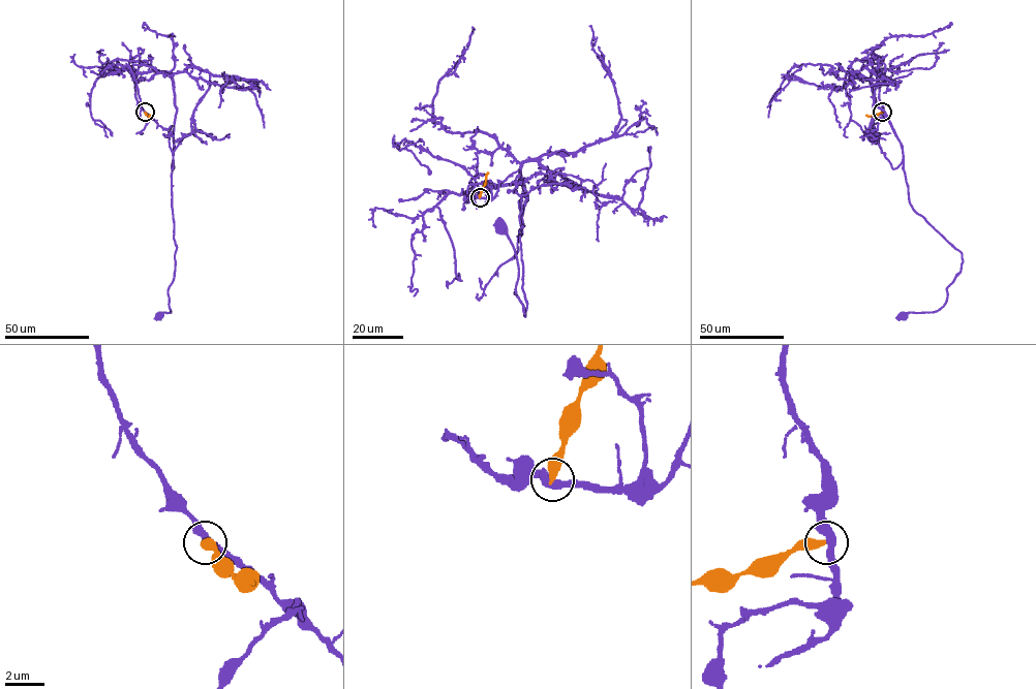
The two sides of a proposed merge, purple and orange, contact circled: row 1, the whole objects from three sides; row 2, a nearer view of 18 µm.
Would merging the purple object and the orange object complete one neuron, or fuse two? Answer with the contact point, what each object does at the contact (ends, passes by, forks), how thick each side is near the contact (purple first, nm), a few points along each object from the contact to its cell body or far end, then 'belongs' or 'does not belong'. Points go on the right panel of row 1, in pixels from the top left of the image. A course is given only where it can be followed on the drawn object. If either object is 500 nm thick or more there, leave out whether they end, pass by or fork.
at (882, 112); purple passes by; orange ends there; 360 nm thick on the purple side, 400 nm on the other; purple runs (882, 112), (883, 76), (875, 71), (873, 95), (902, 145), (909, 202), (963, 260), (943, 306), (902, 317); orange runs (882, 112), (865, 115); does not belong

